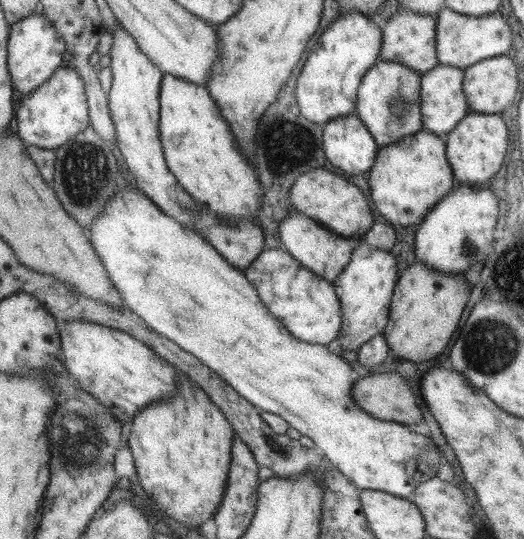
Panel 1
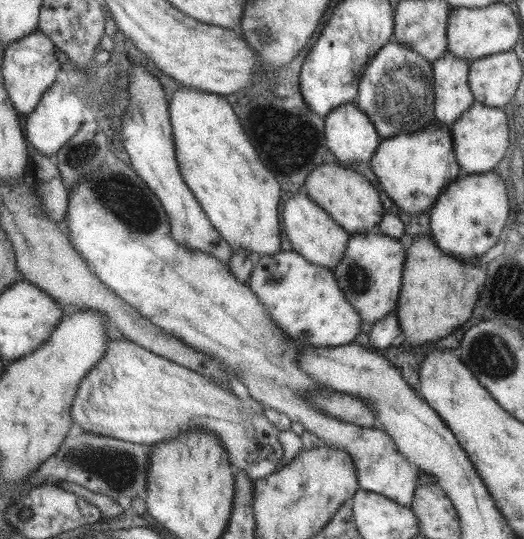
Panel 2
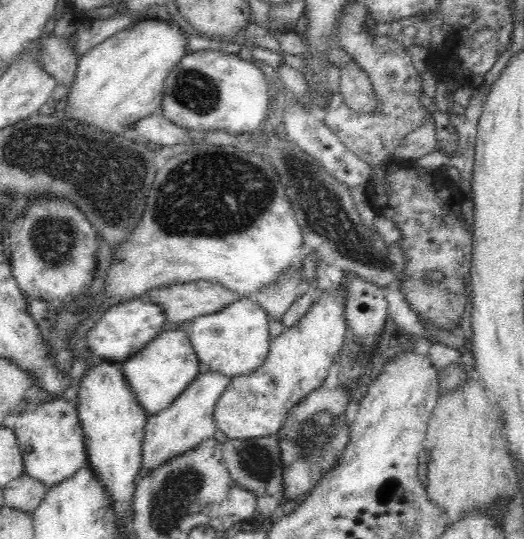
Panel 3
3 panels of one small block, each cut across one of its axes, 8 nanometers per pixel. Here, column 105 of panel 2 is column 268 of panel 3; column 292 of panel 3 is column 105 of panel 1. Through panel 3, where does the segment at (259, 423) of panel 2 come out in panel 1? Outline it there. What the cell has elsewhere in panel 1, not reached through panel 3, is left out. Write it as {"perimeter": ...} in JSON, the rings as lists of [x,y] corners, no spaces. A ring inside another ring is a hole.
{"perimeter":[[[79,319],[58,322],[56,327],[69,384],[77,385],[96,398],[120,423],[151,401],[166,399],[176,391],[174,376],[179,370],[130,334]]]}

